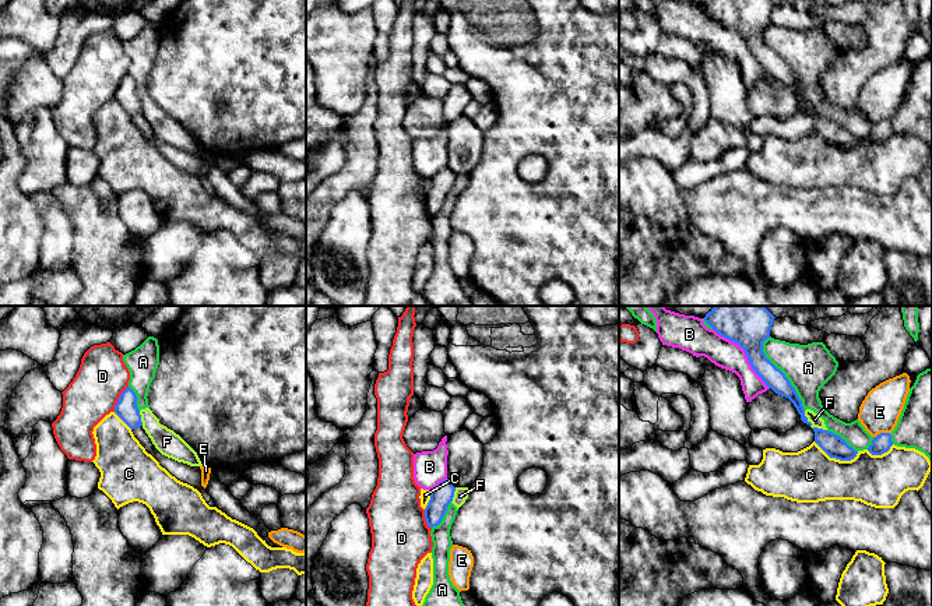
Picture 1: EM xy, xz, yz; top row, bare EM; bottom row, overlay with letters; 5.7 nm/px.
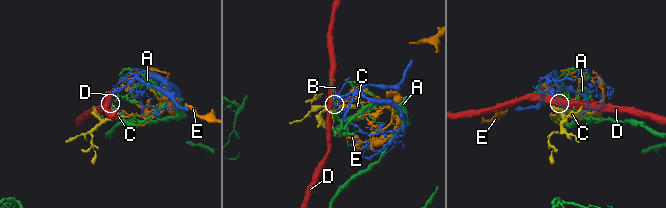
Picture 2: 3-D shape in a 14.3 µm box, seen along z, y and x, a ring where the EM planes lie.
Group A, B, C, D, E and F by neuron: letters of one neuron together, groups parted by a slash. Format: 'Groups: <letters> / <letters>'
Groups: A F / B / C / D / E

